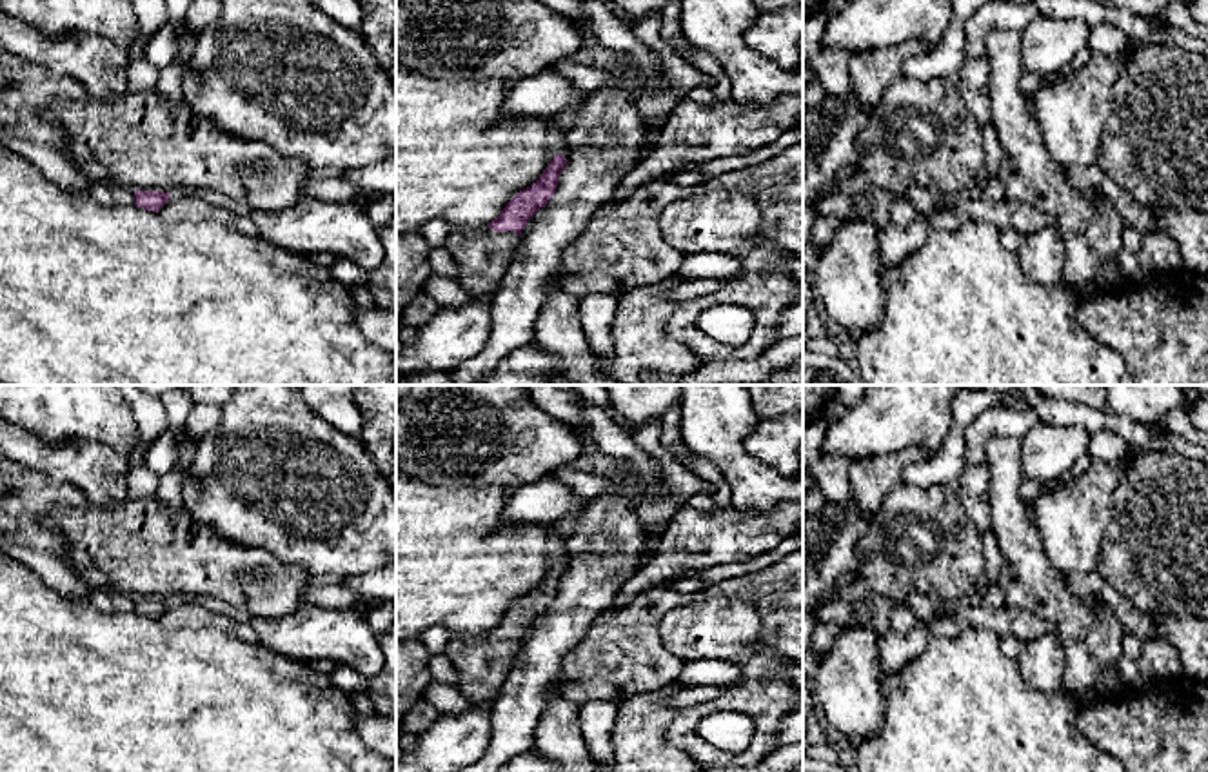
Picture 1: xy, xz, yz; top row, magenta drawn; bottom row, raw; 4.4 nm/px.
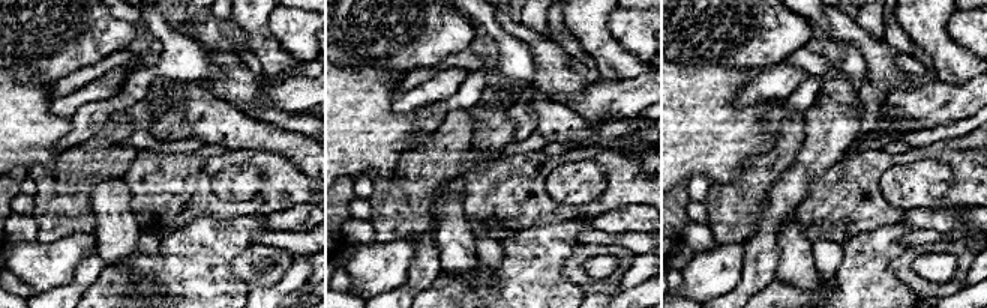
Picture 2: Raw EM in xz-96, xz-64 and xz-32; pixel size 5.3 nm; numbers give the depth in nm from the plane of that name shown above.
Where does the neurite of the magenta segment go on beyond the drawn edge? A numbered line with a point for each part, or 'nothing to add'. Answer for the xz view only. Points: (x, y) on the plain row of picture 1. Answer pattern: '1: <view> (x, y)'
1: xz (482, 662)

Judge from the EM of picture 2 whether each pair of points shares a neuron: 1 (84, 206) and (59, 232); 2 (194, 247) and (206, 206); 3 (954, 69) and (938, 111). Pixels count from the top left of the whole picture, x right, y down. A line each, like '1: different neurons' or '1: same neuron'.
1: same neuron
2: different neurons
3: different neurons

